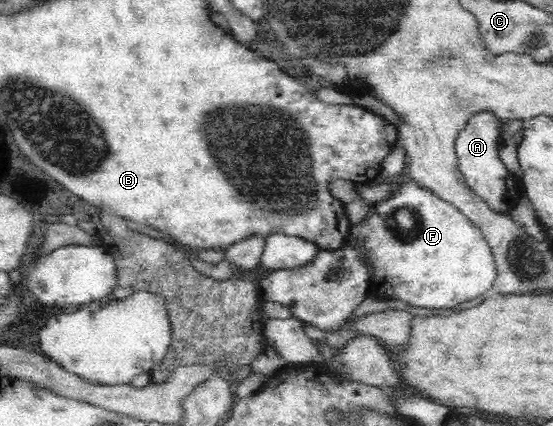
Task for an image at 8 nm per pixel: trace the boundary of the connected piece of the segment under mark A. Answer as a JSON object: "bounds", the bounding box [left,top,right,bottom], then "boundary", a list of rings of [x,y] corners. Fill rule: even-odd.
{"bounds":[455,110,512,213],"boundary":[[[488,110],[474,114],[457,135],[455,152],[458,158],[458,169],[463,174],[465,184],[479,198],[482,198],[491,210],[502,213],[508,209],[503,202],[507,198],[507,180],[510,180],[512,175],[498,157],[499,140],[501,140],[500,121],[501,118],[497,118]]]}

